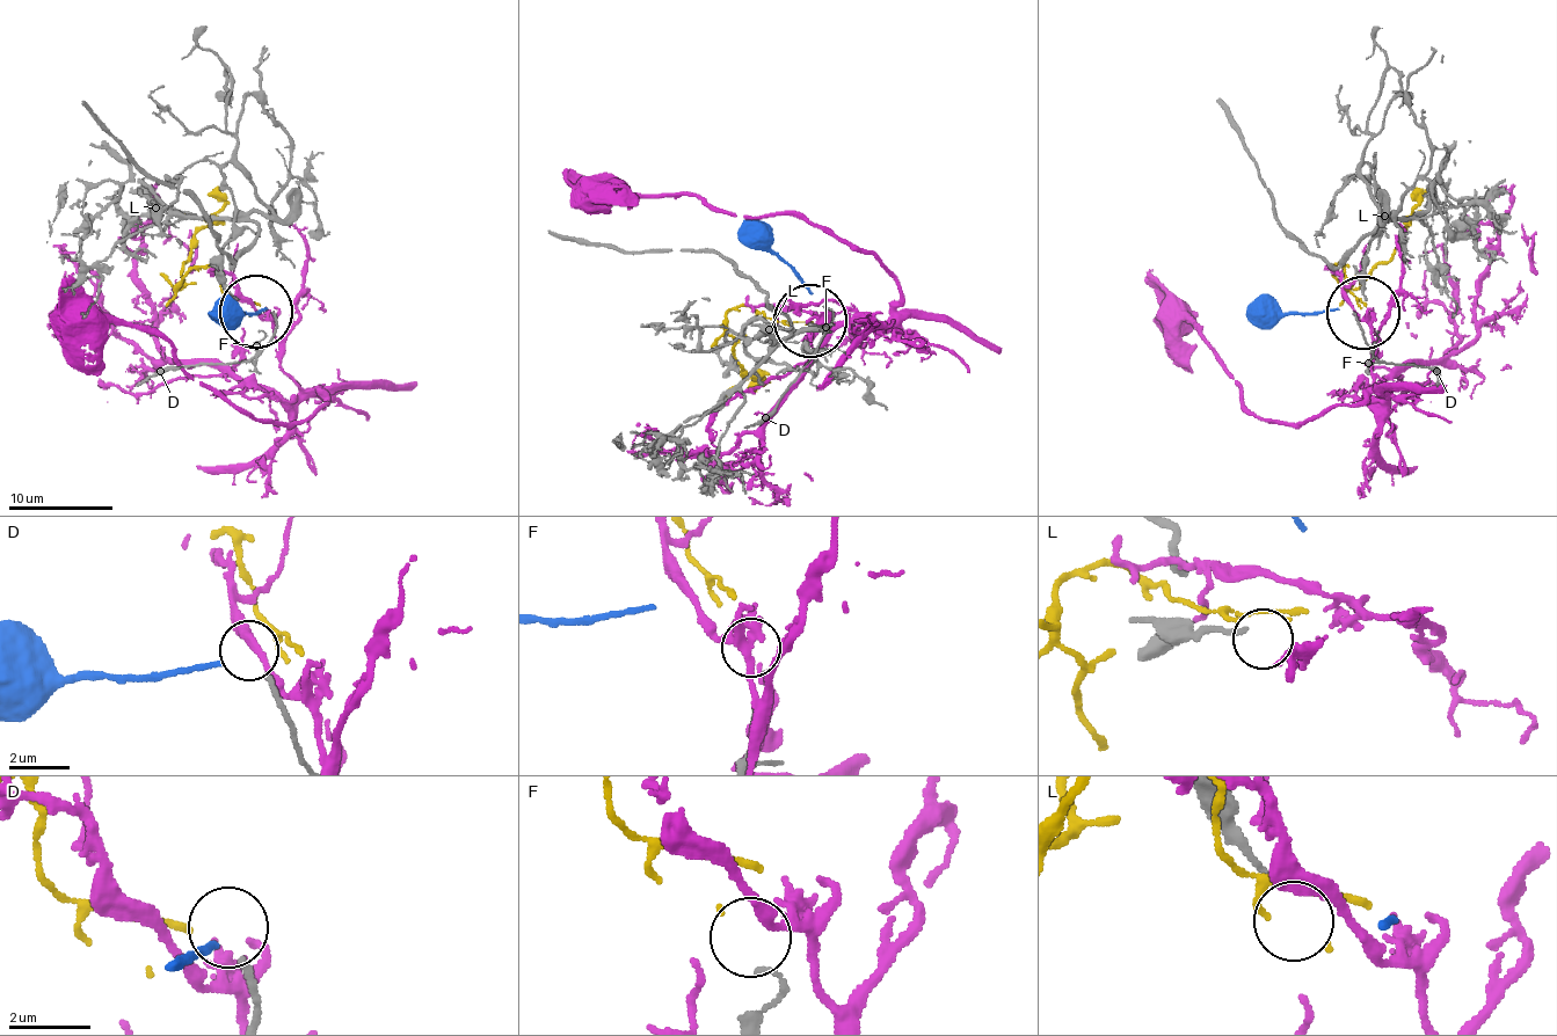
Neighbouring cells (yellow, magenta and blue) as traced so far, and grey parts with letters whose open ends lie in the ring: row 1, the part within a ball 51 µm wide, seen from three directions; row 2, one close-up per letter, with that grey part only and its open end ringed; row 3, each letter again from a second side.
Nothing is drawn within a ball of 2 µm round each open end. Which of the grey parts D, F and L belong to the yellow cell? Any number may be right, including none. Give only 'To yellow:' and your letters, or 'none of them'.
To yellow: F

